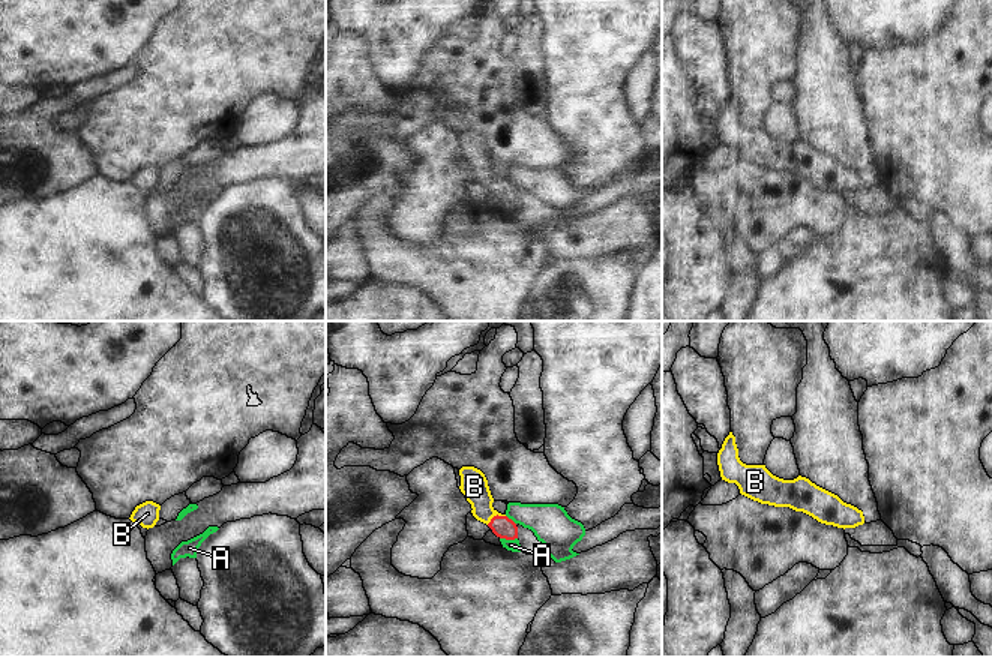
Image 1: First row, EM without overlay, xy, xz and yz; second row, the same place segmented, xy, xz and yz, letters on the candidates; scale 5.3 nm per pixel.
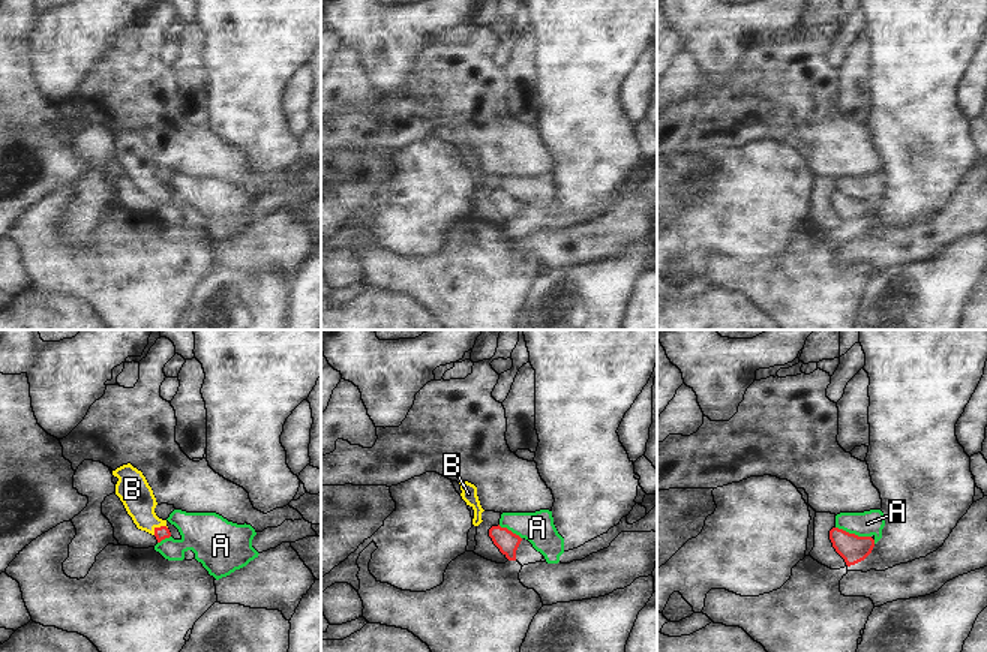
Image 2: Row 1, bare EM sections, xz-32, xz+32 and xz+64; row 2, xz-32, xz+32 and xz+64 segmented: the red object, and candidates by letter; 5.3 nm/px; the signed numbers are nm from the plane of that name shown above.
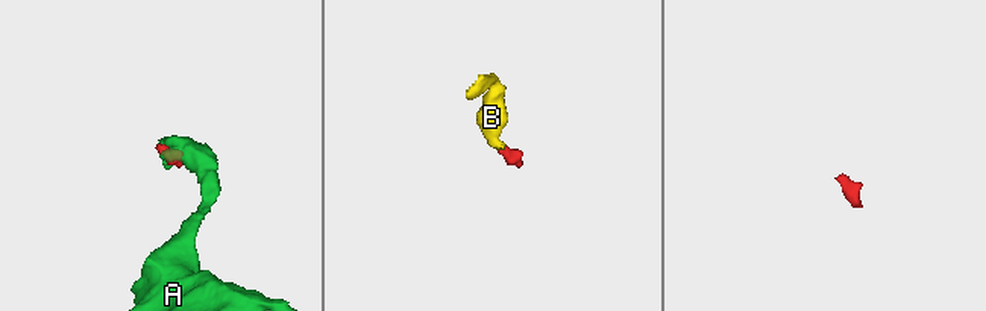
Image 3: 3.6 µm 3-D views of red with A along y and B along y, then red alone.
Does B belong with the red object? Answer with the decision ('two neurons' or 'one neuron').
one neuron

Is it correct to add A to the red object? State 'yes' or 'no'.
no

